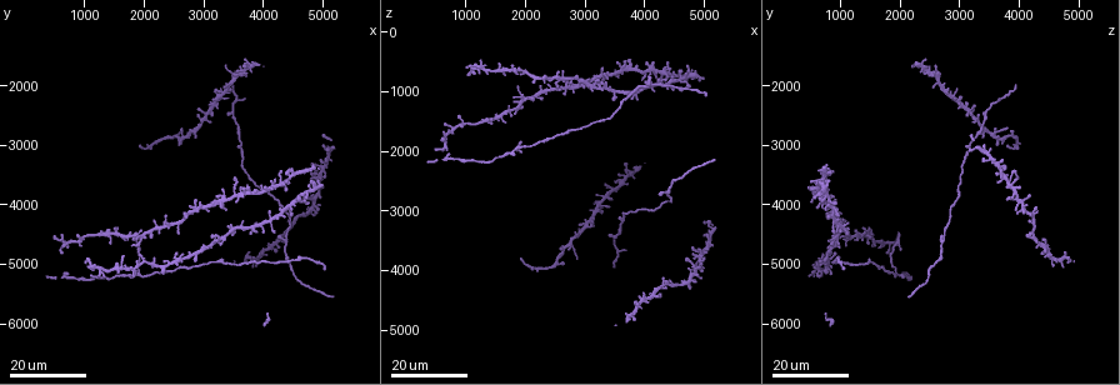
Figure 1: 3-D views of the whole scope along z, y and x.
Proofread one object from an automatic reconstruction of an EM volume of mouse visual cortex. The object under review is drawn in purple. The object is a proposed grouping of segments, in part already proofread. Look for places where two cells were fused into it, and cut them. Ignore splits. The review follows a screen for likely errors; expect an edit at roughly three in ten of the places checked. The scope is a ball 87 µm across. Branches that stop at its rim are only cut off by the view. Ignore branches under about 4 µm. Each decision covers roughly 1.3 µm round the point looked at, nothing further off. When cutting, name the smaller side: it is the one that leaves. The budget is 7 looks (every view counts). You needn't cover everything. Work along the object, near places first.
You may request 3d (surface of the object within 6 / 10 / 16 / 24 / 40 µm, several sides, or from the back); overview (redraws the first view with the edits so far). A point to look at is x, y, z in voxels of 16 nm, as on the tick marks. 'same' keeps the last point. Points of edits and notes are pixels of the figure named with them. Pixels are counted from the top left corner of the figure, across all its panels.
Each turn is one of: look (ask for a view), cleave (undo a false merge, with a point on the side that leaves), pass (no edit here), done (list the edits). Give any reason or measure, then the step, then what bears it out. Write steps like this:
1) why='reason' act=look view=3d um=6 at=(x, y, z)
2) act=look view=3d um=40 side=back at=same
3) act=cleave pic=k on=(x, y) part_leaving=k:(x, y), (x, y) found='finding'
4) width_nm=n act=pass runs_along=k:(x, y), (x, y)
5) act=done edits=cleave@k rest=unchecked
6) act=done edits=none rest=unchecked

act=look view=3d um=16 at=(4200, 5000, 900)

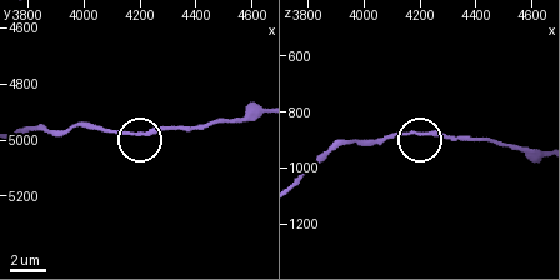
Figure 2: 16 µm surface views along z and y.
act=look view=3d um=10 at=(4190, 4980, 880)

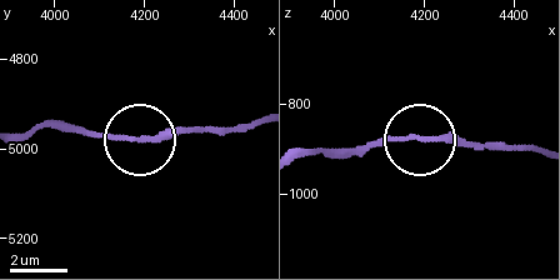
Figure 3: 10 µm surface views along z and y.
act=pass runs_along=3:(301, 158), (388, 140), (485, 140) found='all the same cell'

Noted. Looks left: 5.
why='three-way junction' act=look view=3d um=24 at=(1900, 5150, 1900)

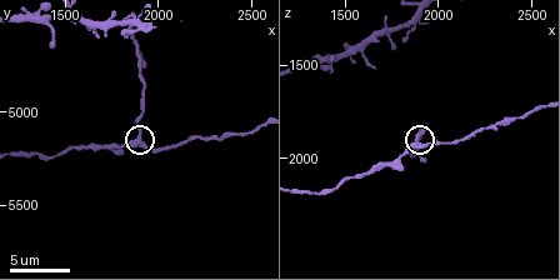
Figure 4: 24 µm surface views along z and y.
act=look view=3d um=10 at=(1920, 5140, 1920)

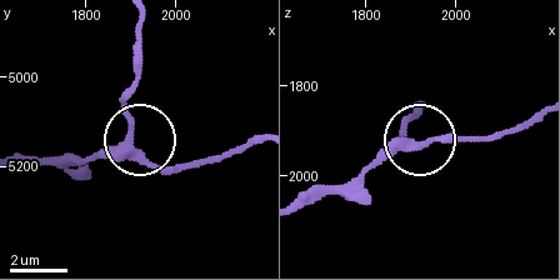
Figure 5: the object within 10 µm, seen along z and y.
width_nm=300 act=pass runs_along=5:(38, 159), (99, 159), (133, 136), (128, 101), (135, 53) found='one cell here'

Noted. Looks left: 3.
act=look view=3d um=16 at=(3550, 3800, 650)

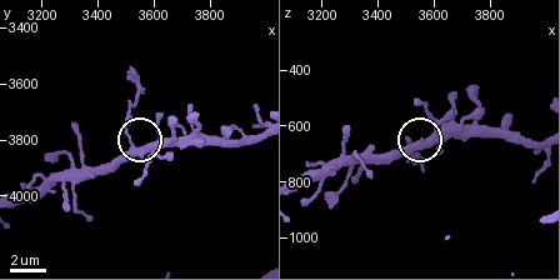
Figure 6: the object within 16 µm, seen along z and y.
act=look view=3d um=6 at=same

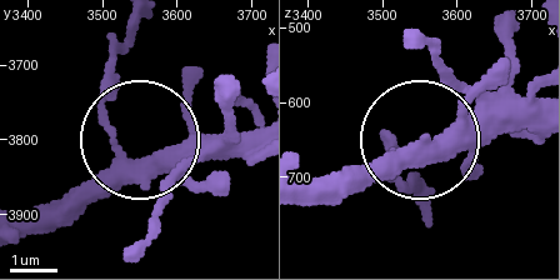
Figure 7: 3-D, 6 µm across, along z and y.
arms=4 act=pass runs_along=7:(26, 228), (74, 220), (134, 168), (110, 120), (110, 64) found='continuous, no second cell'

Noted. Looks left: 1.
act=done edits=none rest=unchecked

